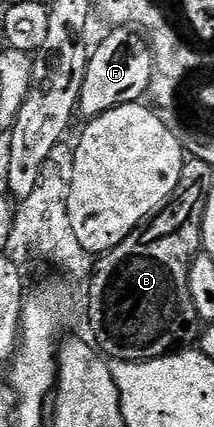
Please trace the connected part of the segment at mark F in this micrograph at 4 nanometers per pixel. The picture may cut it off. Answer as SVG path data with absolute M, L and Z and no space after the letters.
M112 28L107 32L109 34L101 40L100 47L91 51L85 68L78 110L88 120L127 102L140 102L152 84L154 67L148 39L132 28Z

